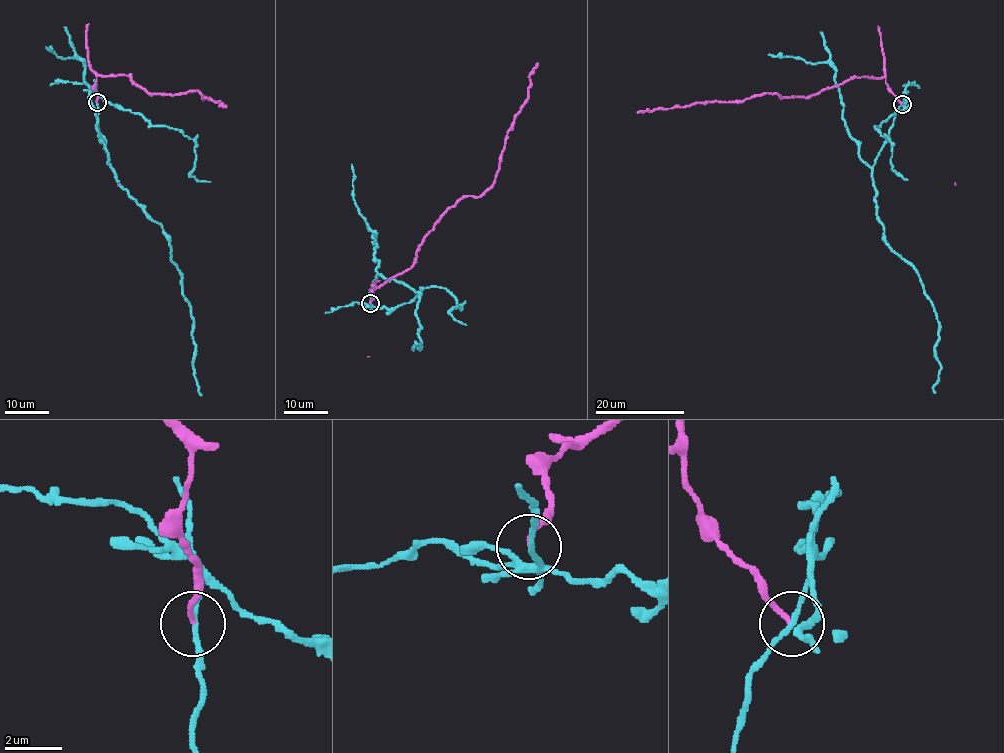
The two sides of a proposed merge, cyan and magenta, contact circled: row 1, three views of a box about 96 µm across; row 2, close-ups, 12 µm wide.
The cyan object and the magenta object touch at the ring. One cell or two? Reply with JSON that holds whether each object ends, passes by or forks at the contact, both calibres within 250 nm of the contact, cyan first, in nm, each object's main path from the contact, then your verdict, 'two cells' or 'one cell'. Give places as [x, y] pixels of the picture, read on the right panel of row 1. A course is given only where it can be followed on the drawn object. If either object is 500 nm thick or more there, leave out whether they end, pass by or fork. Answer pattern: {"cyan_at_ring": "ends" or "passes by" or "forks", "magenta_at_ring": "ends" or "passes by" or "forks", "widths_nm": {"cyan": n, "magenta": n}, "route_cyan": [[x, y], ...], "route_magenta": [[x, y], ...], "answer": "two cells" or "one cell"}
{"cyan_at_ring": "passes by", "magenta_at_ring": "ends", "widths_nm": {"cyan": 160, "magenta": 150}, "route_cyan": [[902, 104], [873, 168], [876, 215], [885, 243], [918, 275], [933, 307], [941, 370], [935, 393]], "route_magenta": [[902, 104], [884, 78], [860, 77], [806, 97], [783, 98], [765, 92], [741, 101], [696, 102], [637, 113]], "answer": "two cells"}

